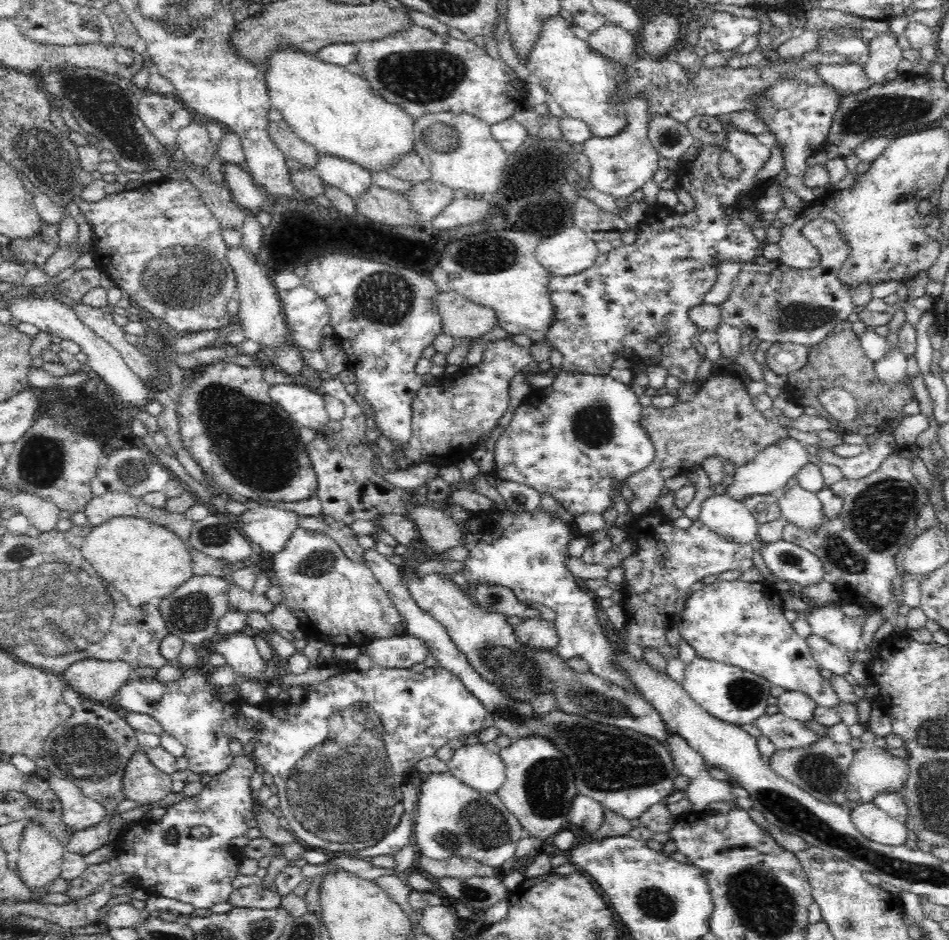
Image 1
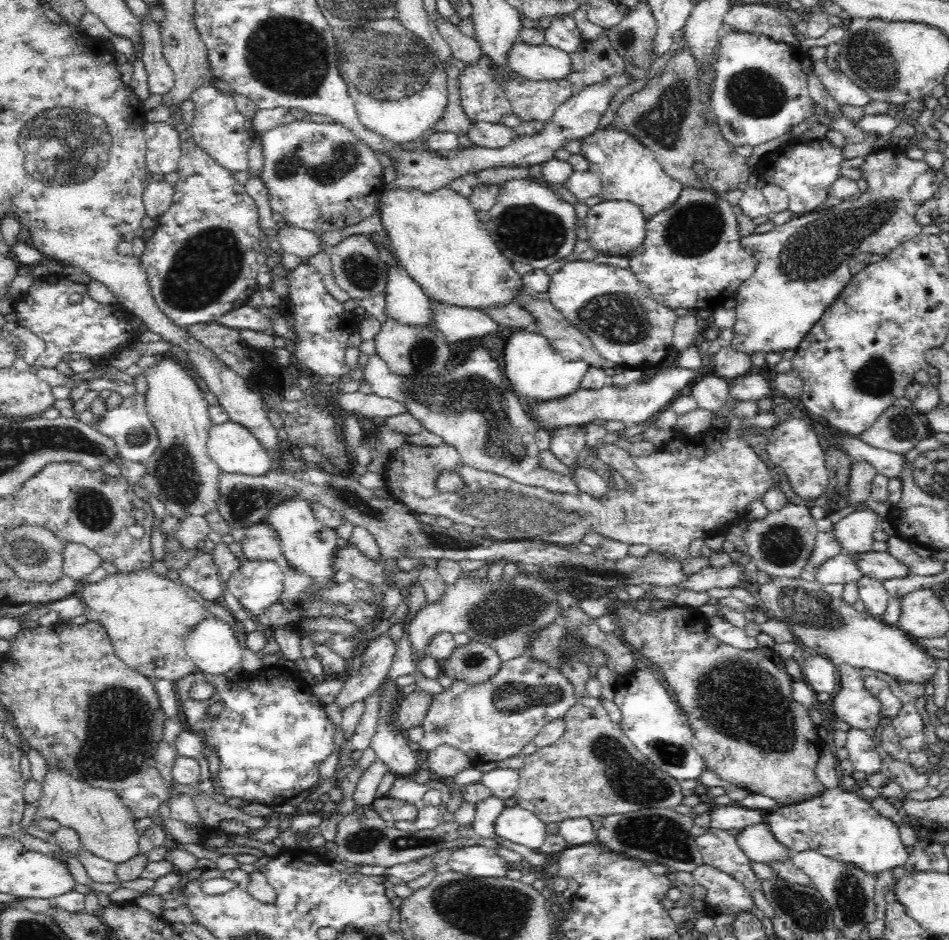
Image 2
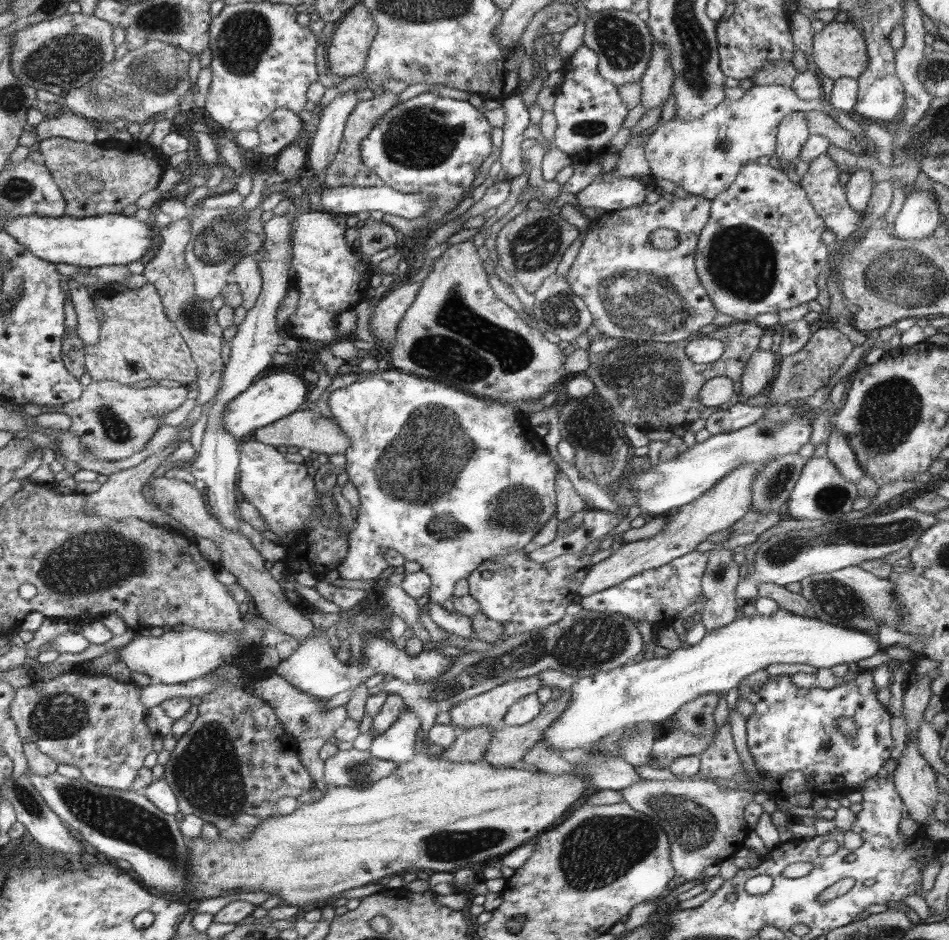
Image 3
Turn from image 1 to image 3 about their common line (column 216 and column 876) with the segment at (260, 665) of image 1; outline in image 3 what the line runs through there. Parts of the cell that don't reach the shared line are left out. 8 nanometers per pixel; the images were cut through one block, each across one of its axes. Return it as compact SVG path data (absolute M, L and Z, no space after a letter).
M778 609L772 616L762 616L757 612L752 617L737 618L734 622L718 628L710 633L706 633L706 636L700 640L699 644L695 646L690 646L689 648L678 648L678 650L672 651L670 655L664 657L653 657L652 659L643 659L638 663L631 665L624 665L612 670L600 671L592 676L580 677L575 683L569 688L570 698L568 699L566 708L564 712L543 732L543 737L541 740L545 740L549 746L555 748L556 750L593 750L596 744L600 742L606 736L616 735L617 733L622 733L628 729L632 729L634 726L640 723L665 723L666 720L670 718L683 704L686 702L694 700L697 696L702 696L708 693L724 693L726 694L728 690L732 690L734 686L739 686L743 679L747 676L753 675L759 670L766 669L770 664L810 664L818 668L832 668L836 664L848 664L853 667L853 665L858 662L858 660L864 660L864 658L870 658L874 656L877 651L882 649L878 645L876 637L869 635L868 633L852 630L848 628L840 628L839 625L828 624L828 621L820 620L818 617L808 618L805 616L798 616L788 612L784 609Z

